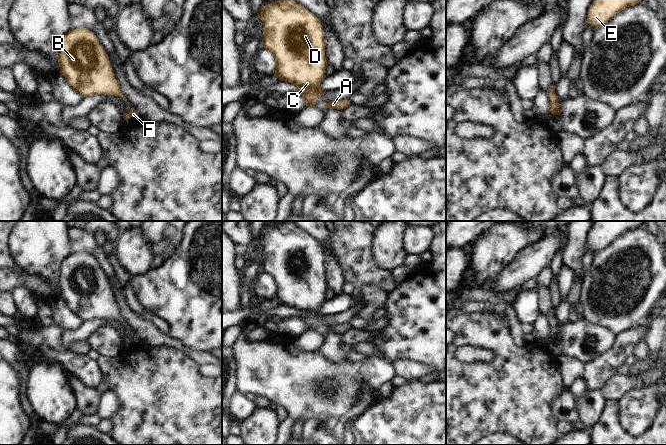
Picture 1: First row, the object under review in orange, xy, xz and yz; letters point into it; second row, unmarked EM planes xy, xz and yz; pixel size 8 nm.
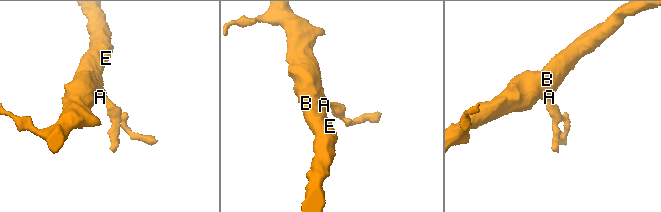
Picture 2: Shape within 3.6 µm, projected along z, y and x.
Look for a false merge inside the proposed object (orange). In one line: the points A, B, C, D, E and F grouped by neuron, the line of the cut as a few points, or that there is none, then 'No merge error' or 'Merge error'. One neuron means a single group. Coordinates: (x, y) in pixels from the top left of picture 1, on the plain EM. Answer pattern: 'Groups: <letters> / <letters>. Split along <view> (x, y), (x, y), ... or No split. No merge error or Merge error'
Groups: A B C D E F. No split. No merge error.

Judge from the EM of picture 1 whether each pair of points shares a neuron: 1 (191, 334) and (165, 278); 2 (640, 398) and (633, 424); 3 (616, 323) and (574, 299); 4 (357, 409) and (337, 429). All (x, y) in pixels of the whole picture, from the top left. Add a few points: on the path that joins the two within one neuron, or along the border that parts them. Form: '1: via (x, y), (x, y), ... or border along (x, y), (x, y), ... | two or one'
1: via (186, 320), (186, 299), (179, 292) | one
2: via (640, 404), (636, 418) | one
3: border along (584, 280), (581, 286), (579, 308) | two
4: via (351, 414), (340, 423) | one

